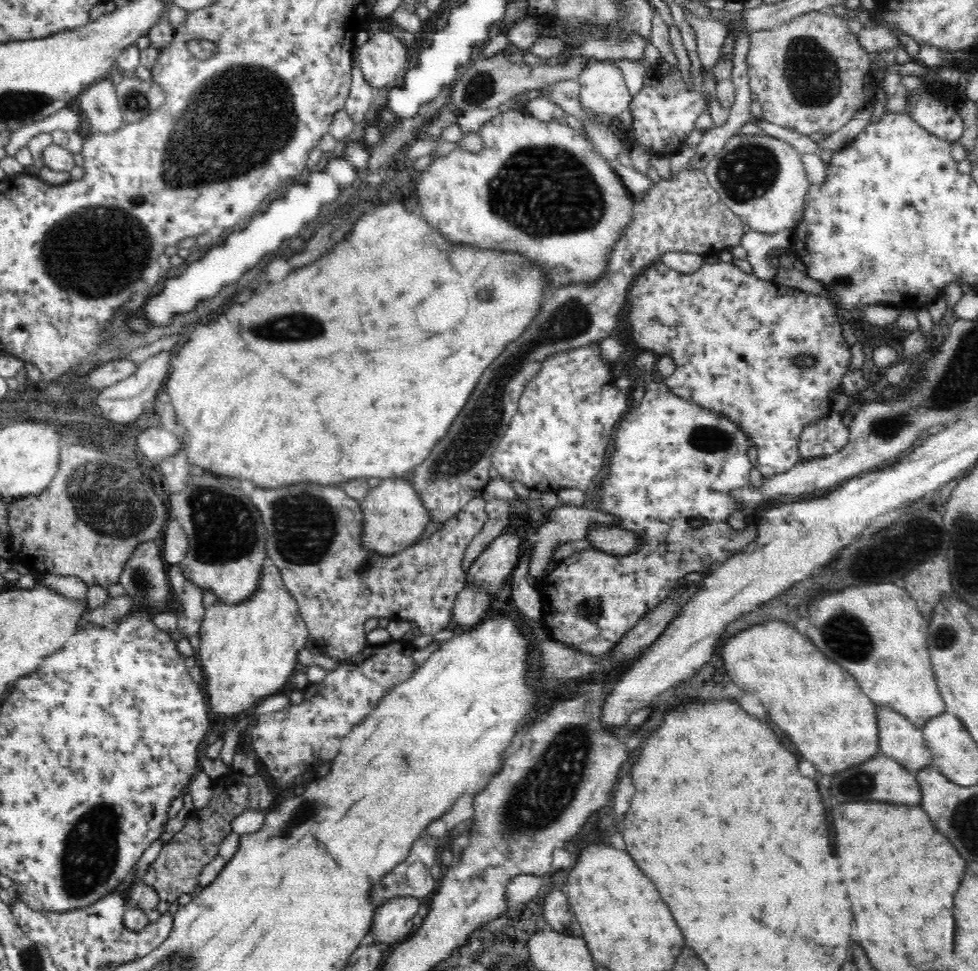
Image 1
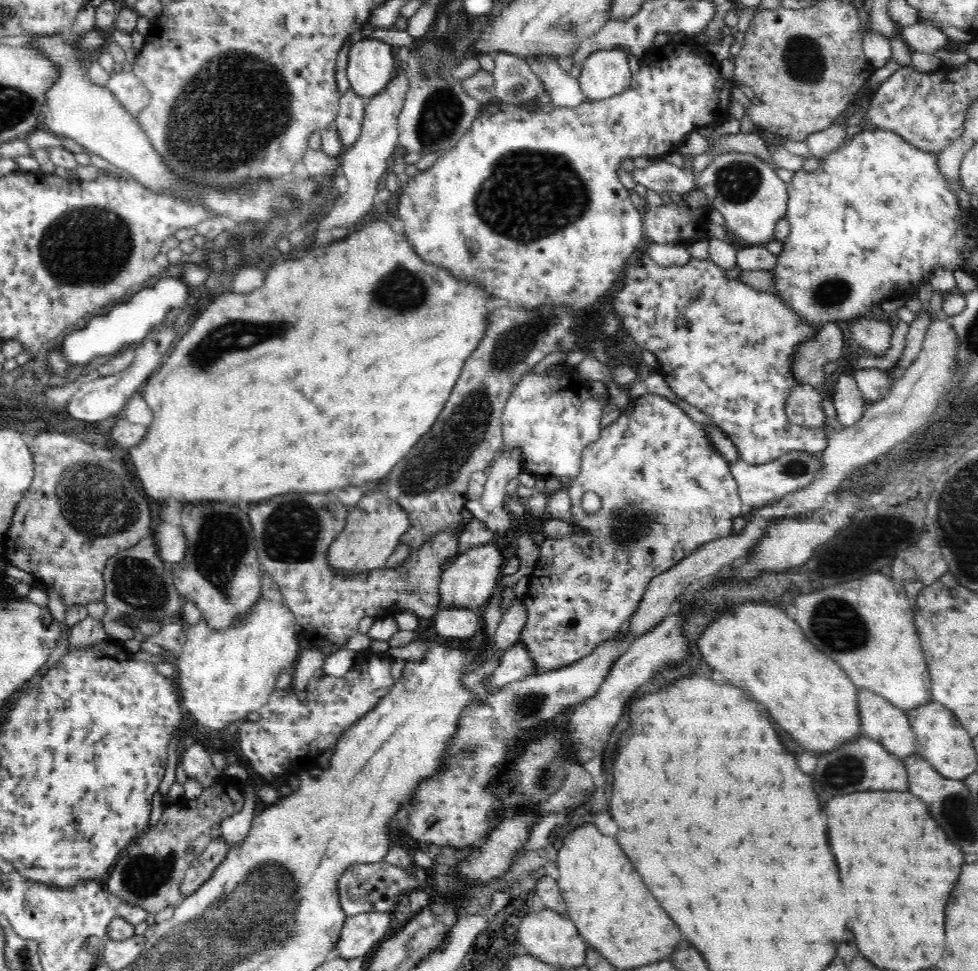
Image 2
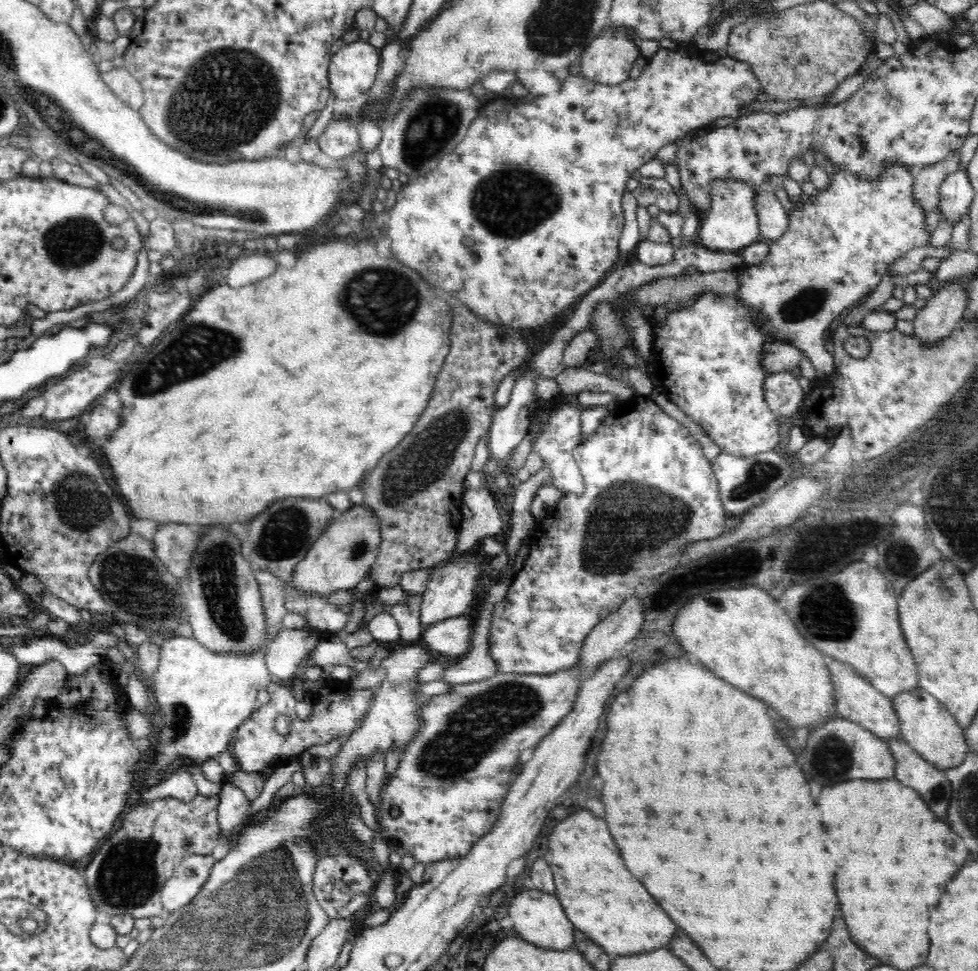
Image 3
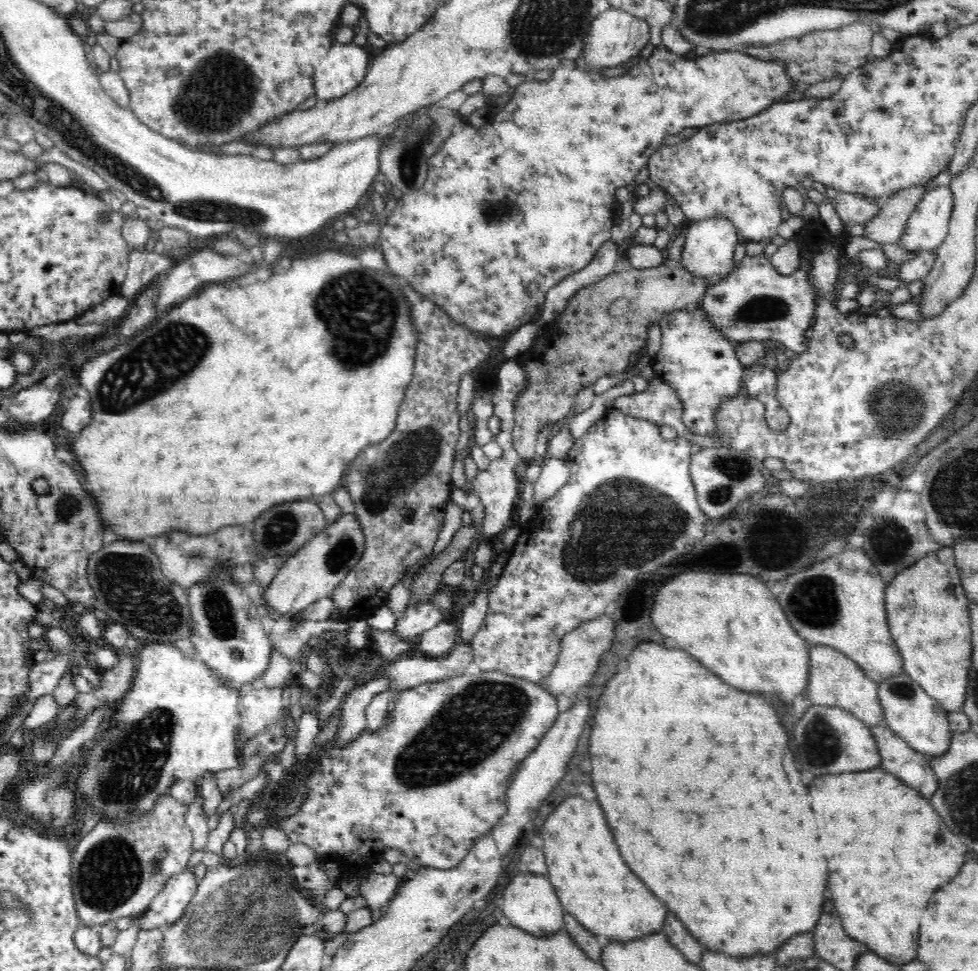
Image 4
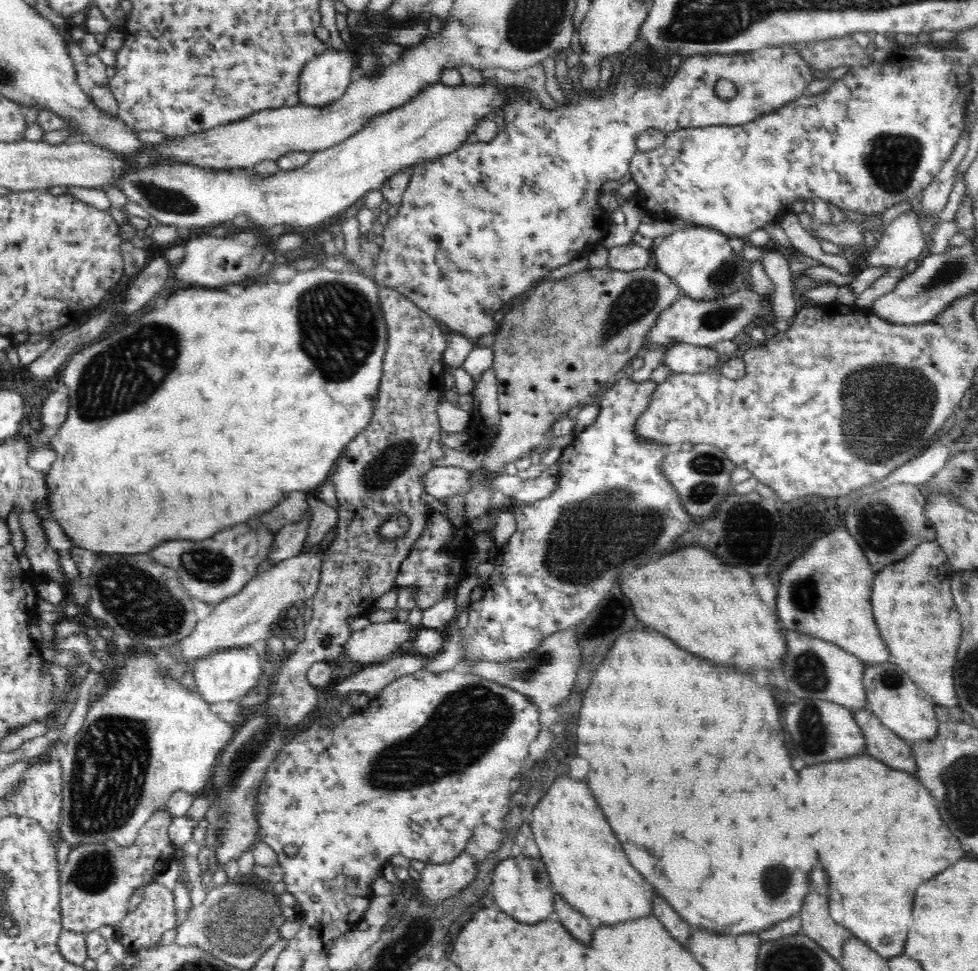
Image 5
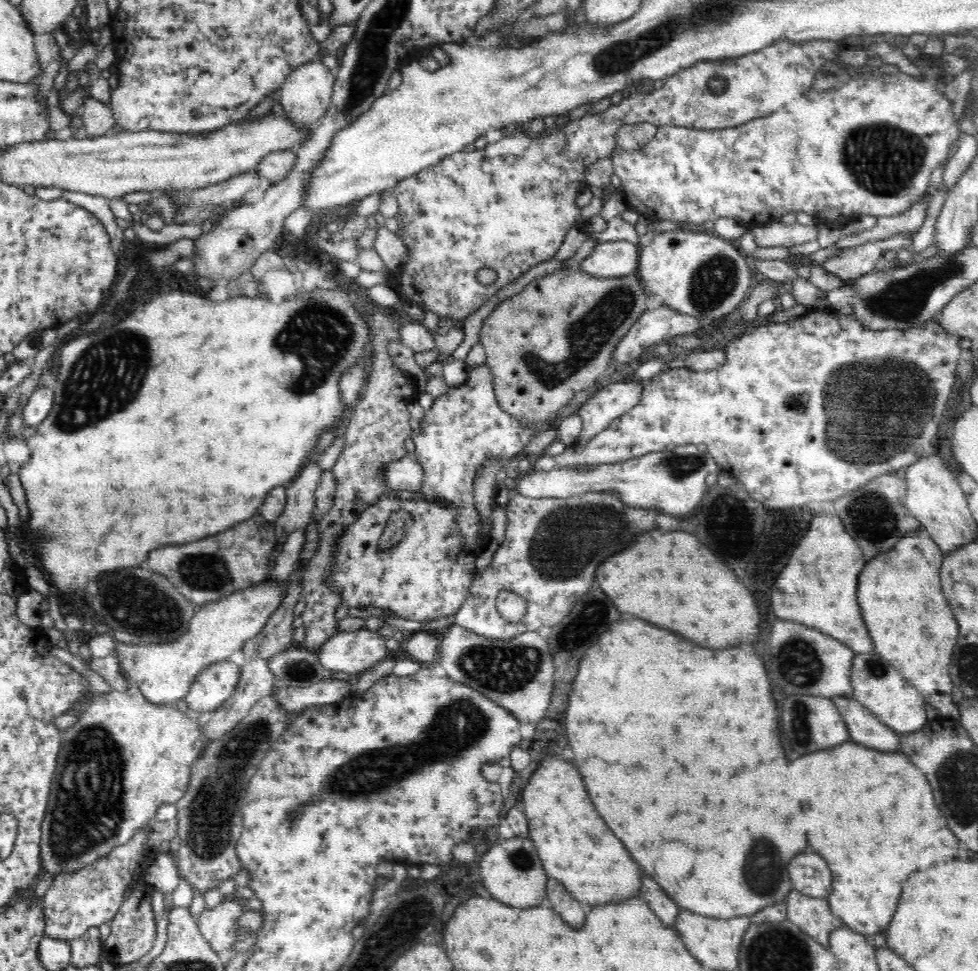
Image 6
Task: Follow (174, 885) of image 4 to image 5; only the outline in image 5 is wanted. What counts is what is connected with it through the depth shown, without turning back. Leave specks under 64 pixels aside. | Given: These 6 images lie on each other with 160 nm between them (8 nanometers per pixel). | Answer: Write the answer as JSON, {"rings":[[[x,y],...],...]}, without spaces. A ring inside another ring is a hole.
{"rings":[[[153,882],[144,891],[143,901],[135,911],[128,912],[124,920],[116,926],[115,938],[129,952],[134,953],[140,947],[153,947],[160,942],[162,936],[176,931],[176,908],[174,907],[174,891],[162,883]]]}

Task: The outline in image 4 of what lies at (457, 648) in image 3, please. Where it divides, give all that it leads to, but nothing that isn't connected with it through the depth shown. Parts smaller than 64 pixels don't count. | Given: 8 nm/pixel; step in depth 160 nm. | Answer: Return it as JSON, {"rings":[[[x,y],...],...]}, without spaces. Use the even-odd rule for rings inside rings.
{"rings":[[[446,621],[440,622],[436,627],[425,630],[415,640],[415,643],[429,658],[444,657],[446,654],[449,654],[458,643],[458,628],[456,628],[456,624],[451,624]]]}

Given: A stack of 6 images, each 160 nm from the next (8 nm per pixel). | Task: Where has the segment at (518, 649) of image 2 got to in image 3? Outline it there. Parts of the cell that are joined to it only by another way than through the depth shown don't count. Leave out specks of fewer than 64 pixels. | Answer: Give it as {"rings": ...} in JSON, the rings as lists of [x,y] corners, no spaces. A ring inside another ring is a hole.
{"rings":[[[510,572],[505,575],[504,580],[500,583],[498,581],[494,586],[490,586],[484,598],[484,605],[482,610],[480,610],[480,616],[474,621],[471,636],[470,636],[470,645],[471,648],[468,653],[465,653],[462,656],[457,656],[455,664],[446,663],[444,667],[444,676],[442,680],[448,682],[449,684],[468,684],[476,682],[478,680],[484,680],[494,674],[498,673],[498,667],[496,667],[496,662],[491,658],[490,653],[488,652],[488,637],[489,637],[489,628],[492,626],[492,618],[494,610],[497,605],[500,605],[509,594],[509,590],[512,587],[512,580],[515,576],[515,572]]]}

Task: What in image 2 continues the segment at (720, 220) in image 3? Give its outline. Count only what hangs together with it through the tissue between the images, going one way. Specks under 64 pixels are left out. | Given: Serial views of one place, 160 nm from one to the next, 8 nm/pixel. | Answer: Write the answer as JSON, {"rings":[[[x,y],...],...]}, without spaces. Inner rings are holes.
{"rings":[[[729,151],[717,156],[707,168],[699,173],[698,184],[718,212],[722,214],[730,234],[730,241],[746,242],[752,246],[765,245],[773,241],[774,228],[780,218],[786,217],[788,210],[788,187],[784,180],[776,174],[770,164],[751,153]]]}

